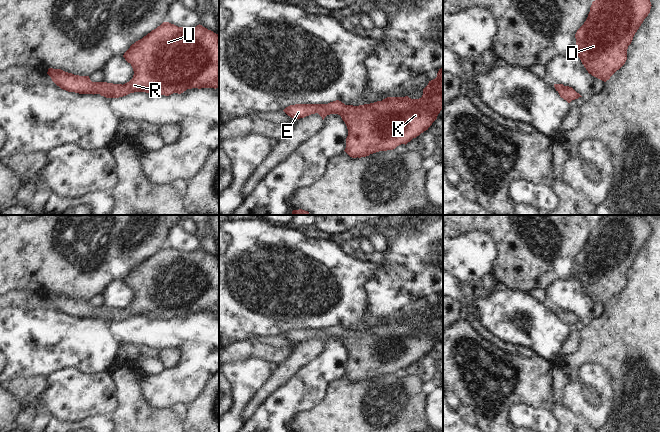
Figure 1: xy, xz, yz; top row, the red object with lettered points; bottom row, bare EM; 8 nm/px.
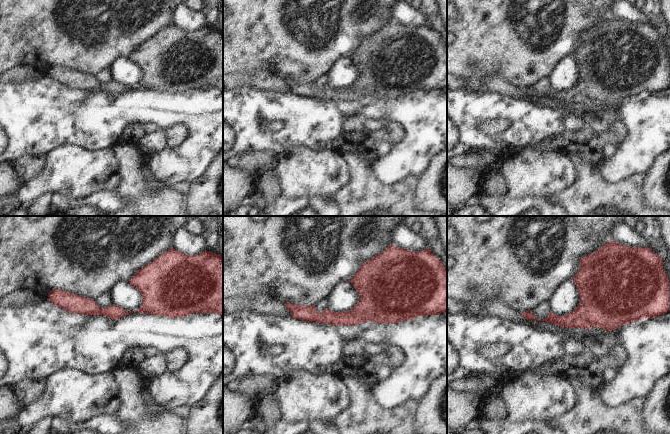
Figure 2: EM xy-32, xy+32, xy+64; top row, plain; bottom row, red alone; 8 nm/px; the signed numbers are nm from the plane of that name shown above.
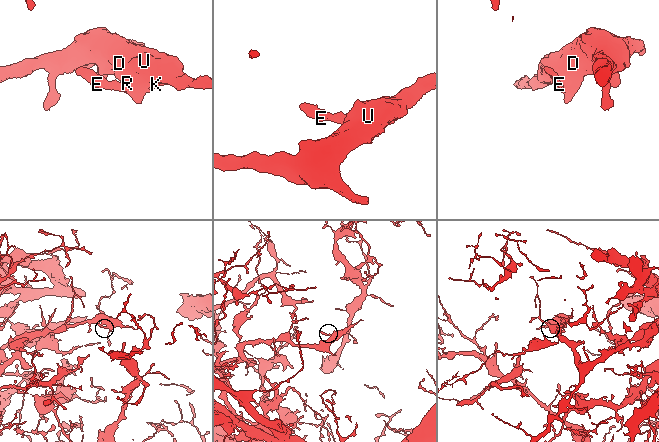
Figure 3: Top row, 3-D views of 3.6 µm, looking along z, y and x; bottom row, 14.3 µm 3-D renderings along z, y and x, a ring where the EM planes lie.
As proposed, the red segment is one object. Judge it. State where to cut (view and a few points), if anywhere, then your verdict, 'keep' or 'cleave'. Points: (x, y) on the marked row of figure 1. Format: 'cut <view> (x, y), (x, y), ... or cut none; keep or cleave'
cut none; keep

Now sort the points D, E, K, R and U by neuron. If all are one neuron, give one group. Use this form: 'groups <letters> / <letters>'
groups D E K R U

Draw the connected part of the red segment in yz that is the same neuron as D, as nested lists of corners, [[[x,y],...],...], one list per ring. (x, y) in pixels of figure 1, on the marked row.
[[[595,0],[592,2],[590,12],[584,24],[577,30],[576,50],[571,54],[576,54],[586,70],[592,76],[606,82],[619,70],[627,60],[627,49],[633,37],[651,9],[650,0]]]

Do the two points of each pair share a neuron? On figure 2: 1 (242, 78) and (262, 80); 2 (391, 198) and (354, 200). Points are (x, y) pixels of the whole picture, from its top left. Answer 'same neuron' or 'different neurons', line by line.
1: same neuron
2: same neuron

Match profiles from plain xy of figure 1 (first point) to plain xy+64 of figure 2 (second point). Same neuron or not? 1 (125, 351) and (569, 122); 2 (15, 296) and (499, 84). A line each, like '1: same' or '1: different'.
1: same
2: same

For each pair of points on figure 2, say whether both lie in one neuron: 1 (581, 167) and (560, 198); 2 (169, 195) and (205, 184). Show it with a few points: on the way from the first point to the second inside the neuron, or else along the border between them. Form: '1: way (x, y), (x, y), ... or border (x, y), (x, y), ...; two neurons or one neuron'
1: way (581, 176), (581, 183), (569, 195); one neuron
2: border (182, 189), (186, 205); two neurons

